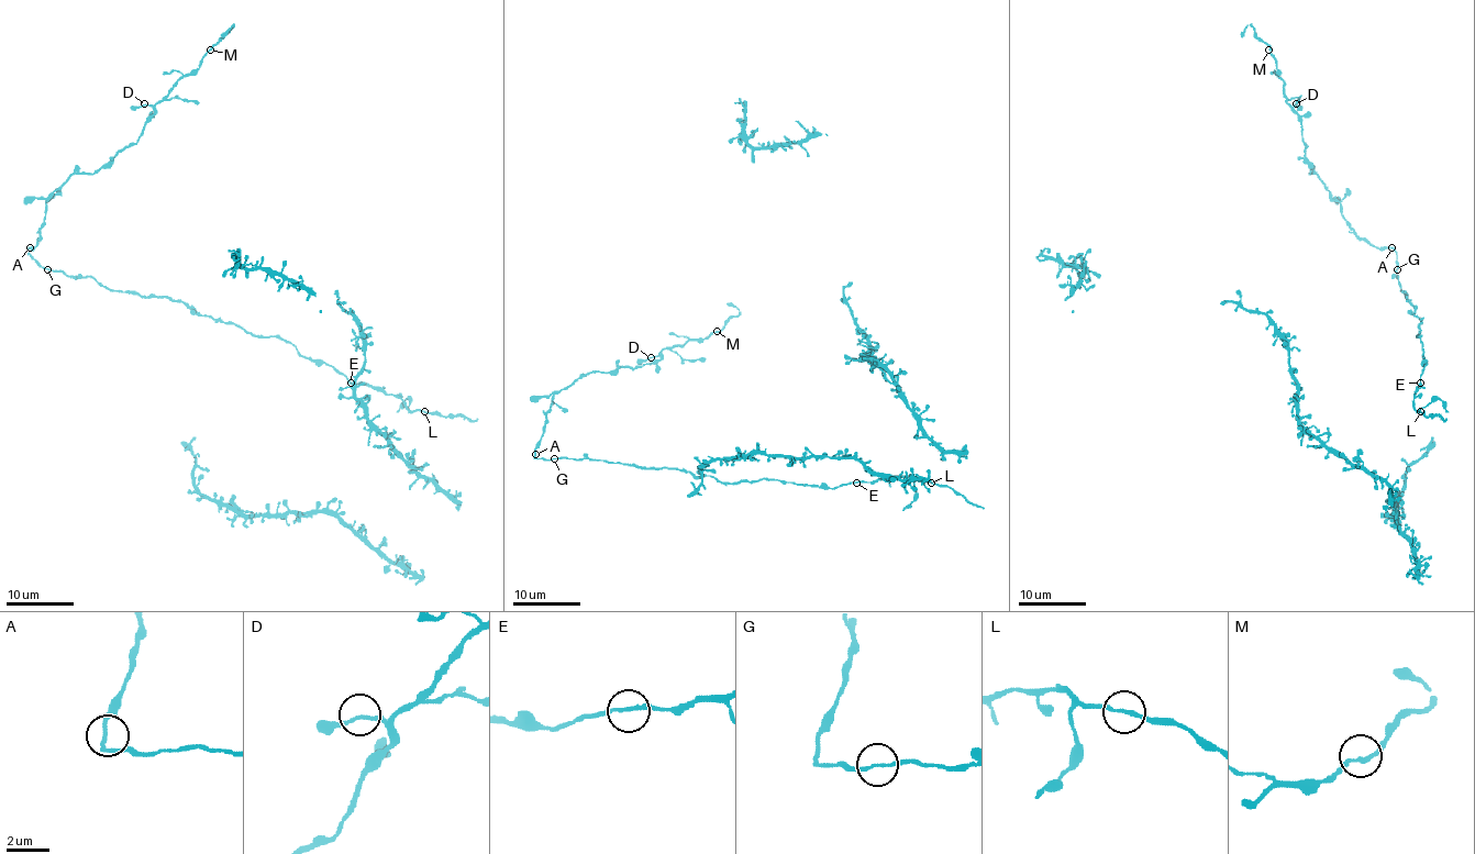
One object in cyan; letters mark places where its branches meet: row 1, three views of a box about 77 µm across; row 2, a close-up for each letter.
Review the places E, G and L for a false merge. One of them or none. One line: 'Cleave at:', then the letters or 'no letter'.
Cleave at: no letter

